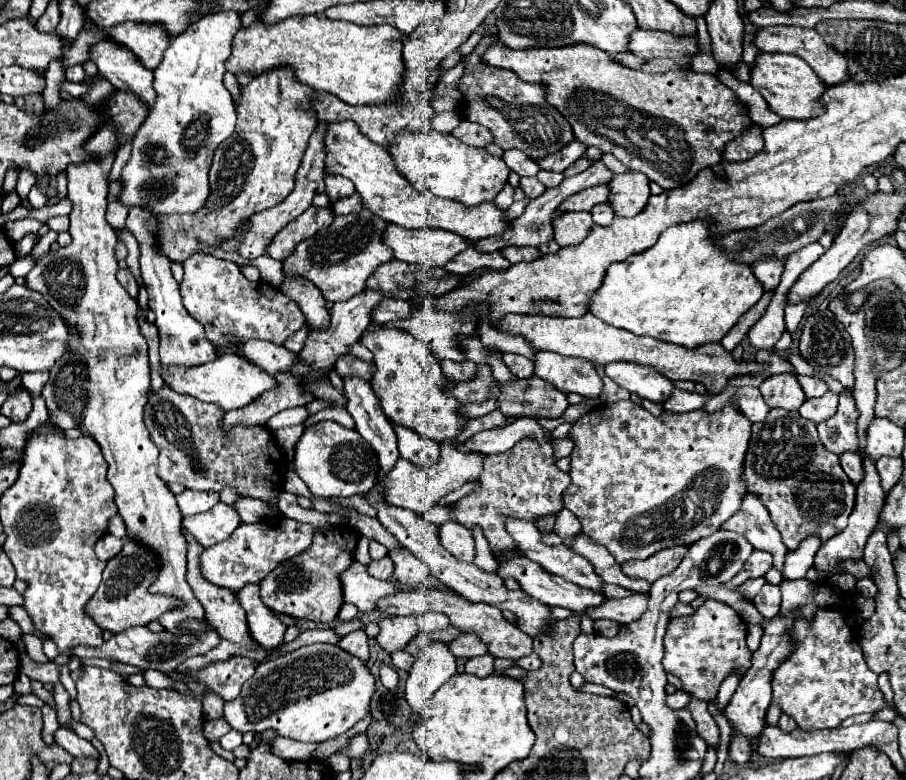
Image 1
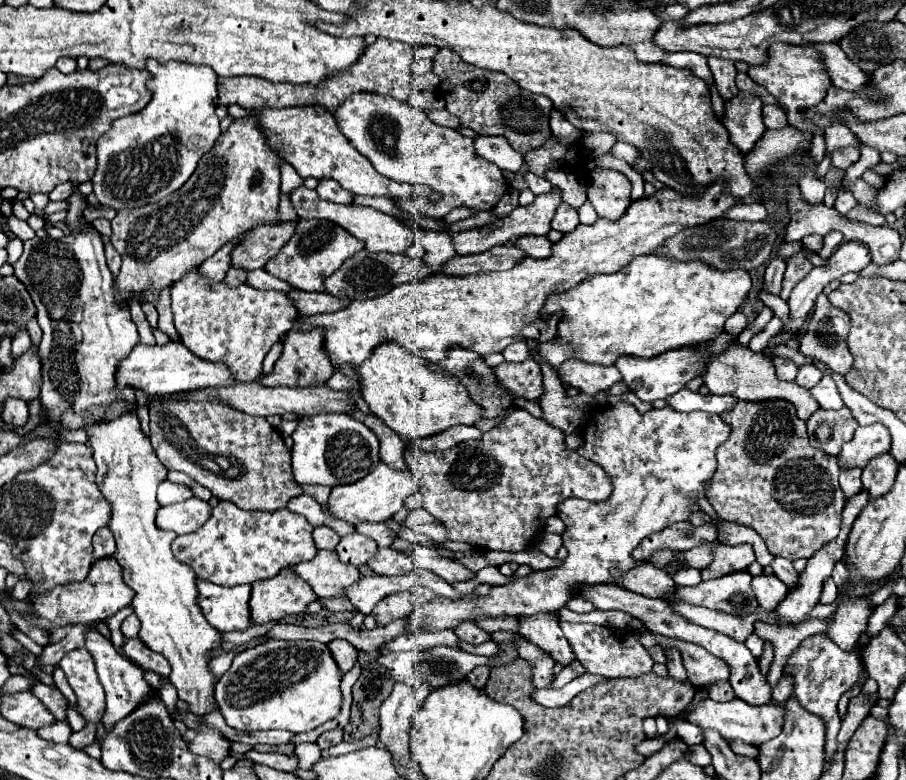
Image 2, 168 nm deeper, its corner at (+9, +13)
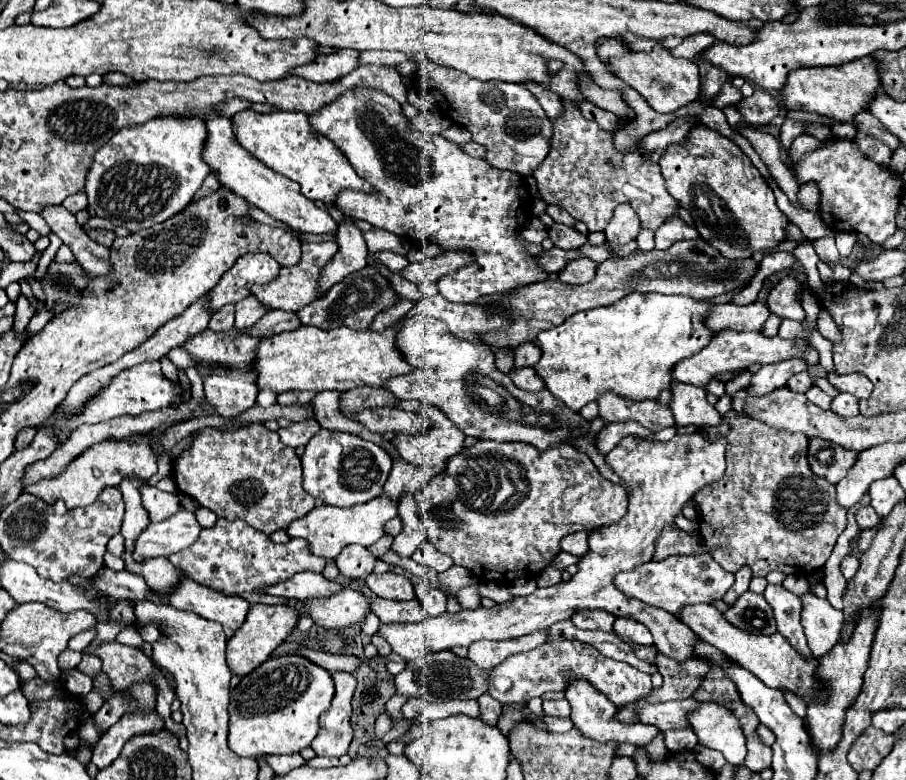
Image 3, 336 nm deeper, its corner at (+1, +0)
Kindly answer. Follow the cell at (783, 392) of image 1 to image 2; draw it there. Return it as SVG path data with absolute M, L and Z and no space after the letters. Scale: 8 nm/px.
M776 358L776 360L774 360L774 366L776 366L776 376L778 376L780 380L794 382L796 372L798 372L798 366L796 366L796 364L792 364L792 362L786 360L786 358Z

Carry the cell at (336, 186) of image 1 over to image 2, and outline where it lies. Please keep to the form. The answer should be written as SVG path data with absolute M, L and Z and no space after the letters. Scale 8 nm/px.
M332 178L320 180L316 192L320 194L320 198L324 198L328 202L338 202L338 204L352 202L352 194L348 190L344 190L340 184L336 184L336 180L332 180Z

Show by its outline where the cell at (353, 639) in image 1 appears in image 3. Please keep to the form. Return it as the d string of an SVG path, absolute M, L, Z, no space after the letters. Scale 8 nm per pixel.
M338 671L332 675L336 695L332 699L332 705L320 715L320 731L312 741L312 749L316 755L326 757L340 757L346 755L348 745L352 741L352 727L350 727L350 699L356 687L356 679L352 673Z

